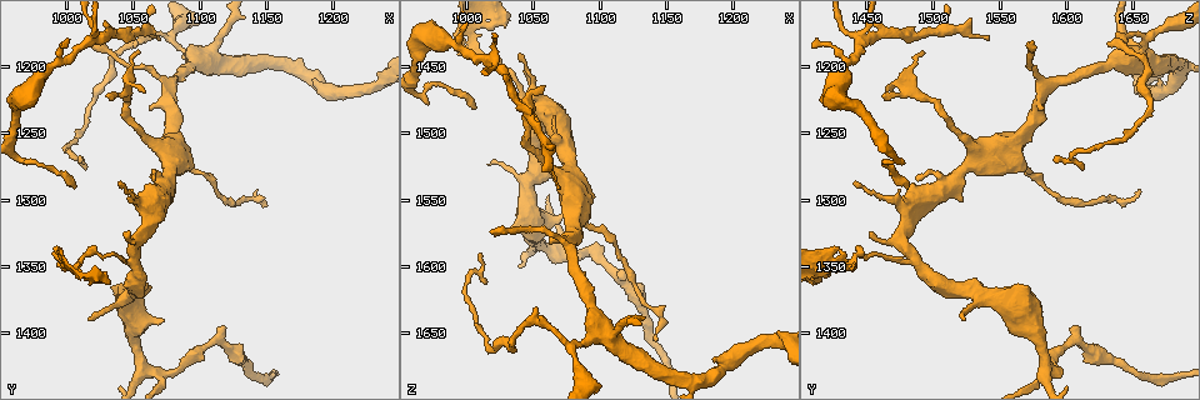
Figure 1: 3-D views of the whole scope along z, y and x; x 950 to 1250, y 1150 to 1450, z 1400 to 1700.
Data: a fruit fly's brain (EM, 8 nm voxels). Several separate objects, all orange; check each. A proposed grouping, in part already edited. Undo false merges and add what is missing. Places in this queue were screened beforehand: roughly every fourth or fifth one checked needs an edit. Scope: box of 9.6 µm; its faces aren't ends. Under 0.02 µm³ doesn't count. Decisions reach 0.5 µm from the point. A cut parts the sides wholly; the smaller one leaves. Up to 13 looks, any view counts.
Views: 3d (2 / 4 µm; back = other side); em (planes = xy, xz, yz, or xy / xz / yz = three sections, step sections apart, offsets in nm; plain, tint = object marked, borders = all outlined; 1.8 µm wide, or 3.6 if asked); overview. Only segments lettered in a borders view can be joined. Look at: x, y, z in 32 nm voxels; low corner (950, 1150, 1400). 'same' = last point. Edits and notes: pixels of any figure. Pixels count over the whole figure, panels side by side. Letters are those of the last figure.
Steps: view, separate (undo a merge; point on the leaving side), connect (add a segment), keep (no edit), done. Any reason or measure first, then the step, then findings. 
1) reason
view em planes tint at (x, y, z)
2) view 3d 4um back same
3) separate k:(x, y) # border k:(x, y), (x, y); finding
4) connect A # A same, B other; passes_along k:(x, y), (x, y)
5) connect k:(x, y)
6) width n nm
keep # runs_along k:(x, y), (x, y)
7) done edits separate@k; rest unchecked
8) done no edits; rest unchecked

long arm stops here
view 3d 2um at (1006, 1288, 1480)

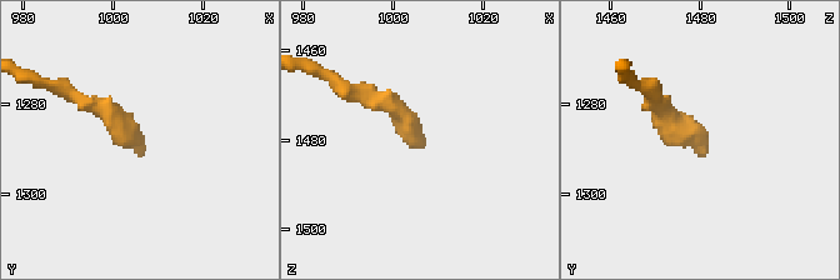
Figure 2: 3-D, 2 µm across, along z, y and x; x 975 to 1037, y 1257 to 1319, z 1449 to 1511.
view em 3.6um xy step 4 borders at (1008, 1290, 1481)

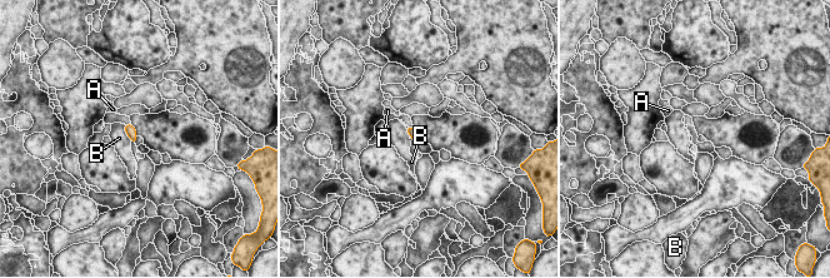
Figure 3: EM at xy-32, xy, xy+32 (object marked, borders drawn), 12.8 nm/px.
keep # A other, B other; none of them fits

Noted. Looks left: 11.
narrows sharply
view em xz step 16 tint at (1008, 1350, 1436)

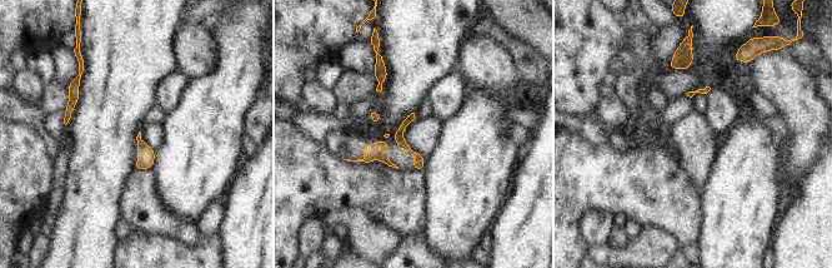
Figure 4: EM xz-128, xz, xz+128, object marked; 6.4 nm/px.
cut it another way
view em planes borders same

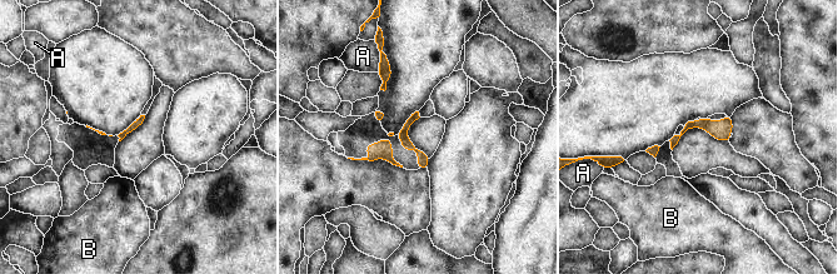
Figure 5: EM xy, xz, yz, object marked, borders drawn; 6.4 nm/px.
keep # A other, B other; continuous, no second neuron

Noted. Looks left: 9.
small branch off a trunk
view 3d 2um at (1054, 1344, 1486)

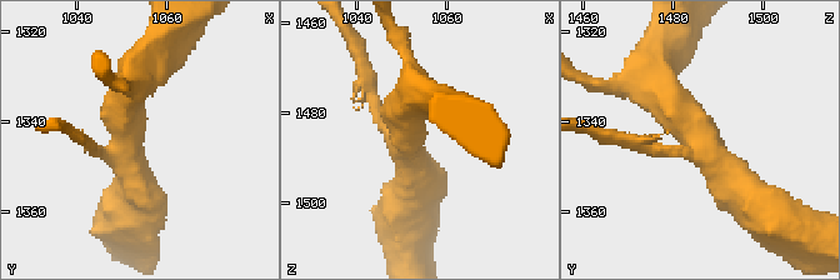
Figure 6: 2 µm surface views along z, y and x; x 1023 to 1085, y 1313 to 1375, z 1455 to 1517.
shape alone is not enough
view em yz step 4 tint at (1051, 1343, 1485)

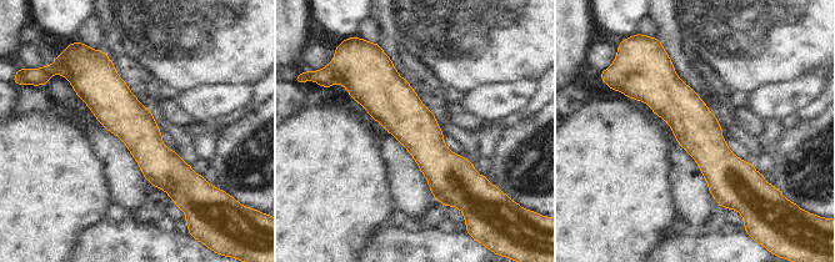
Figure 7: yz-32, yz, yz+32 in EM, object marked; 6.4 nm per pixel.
another direction
view em xz step 16 borders same

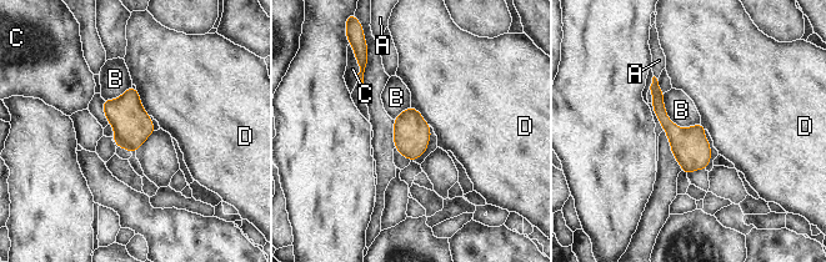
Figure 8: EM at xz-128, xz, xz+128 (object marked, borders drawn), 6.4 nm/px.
longest_contact B 320 nm
keep # A other, B other, C other, D other; continuous, no second neuron

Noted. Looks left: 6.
an open end
view em 3.6um yz step 16 tint at (1016, 1388, 1526)

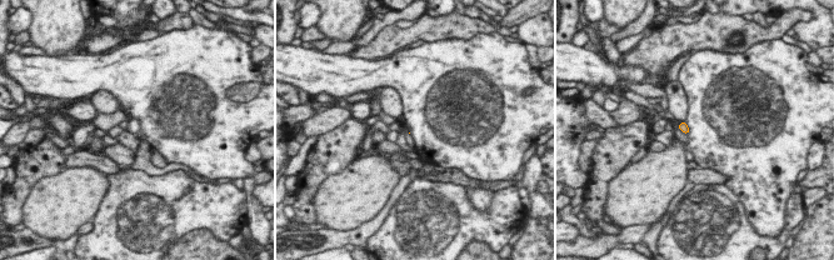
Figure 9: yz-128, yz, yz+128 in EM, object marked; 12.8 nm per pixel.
cut it another way
view em 3.6um planes borders same

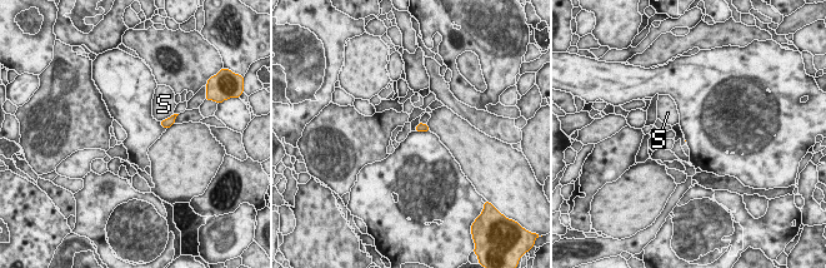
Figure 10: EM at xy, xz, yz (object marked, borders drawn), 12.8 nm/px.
keep # S other; border 10:(169, 117), (160, 122); none of them fits

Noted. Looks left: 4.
looks like a crossing
view 3d 2um at (1016, 1182, 1446)

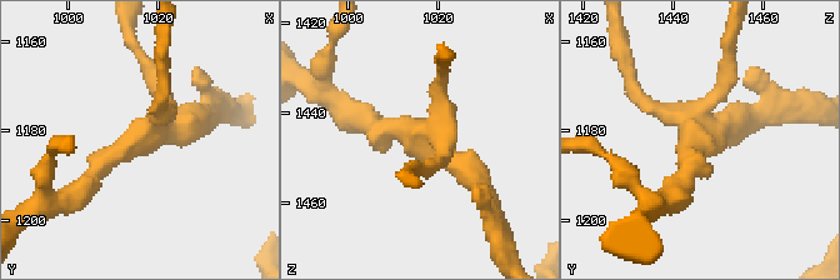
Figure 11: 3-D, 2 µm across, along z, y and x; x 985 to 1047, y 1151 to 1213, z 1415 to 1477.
now the EM
view em planes borders at (1017, 1182, 1446)

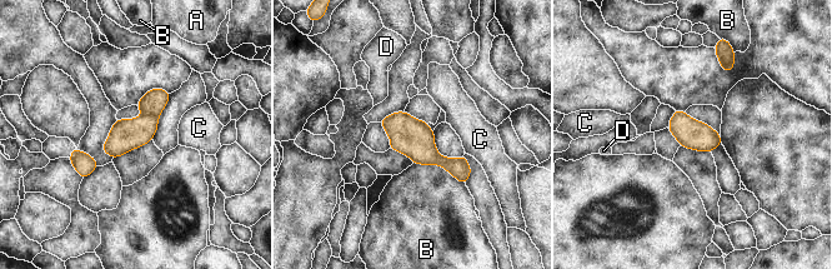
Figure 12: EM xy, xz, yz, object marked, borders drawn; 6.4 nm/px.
arms 4
separate 12:(153, 103) # A other, B other, C other, D other; border 12:(143, 114), (158, 118); two neurons meet here

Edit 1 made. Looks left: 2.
done edits separate@12; rest unchecked

